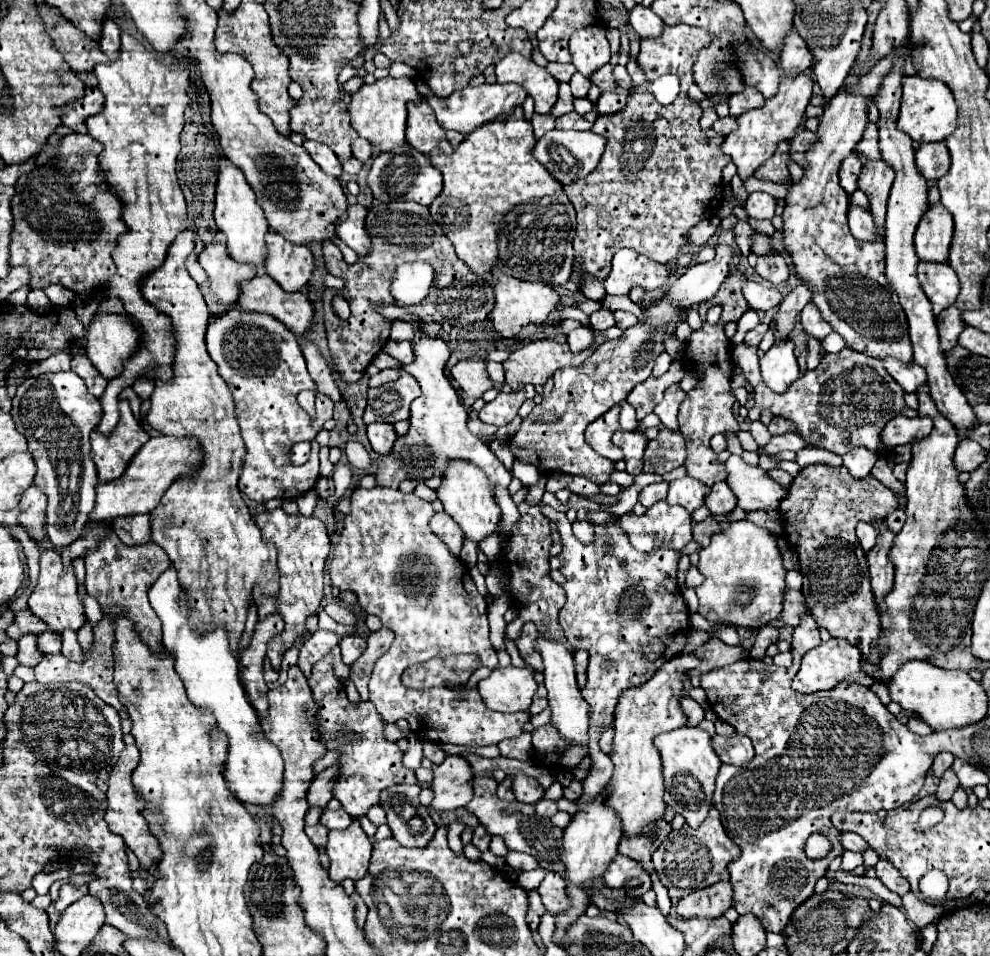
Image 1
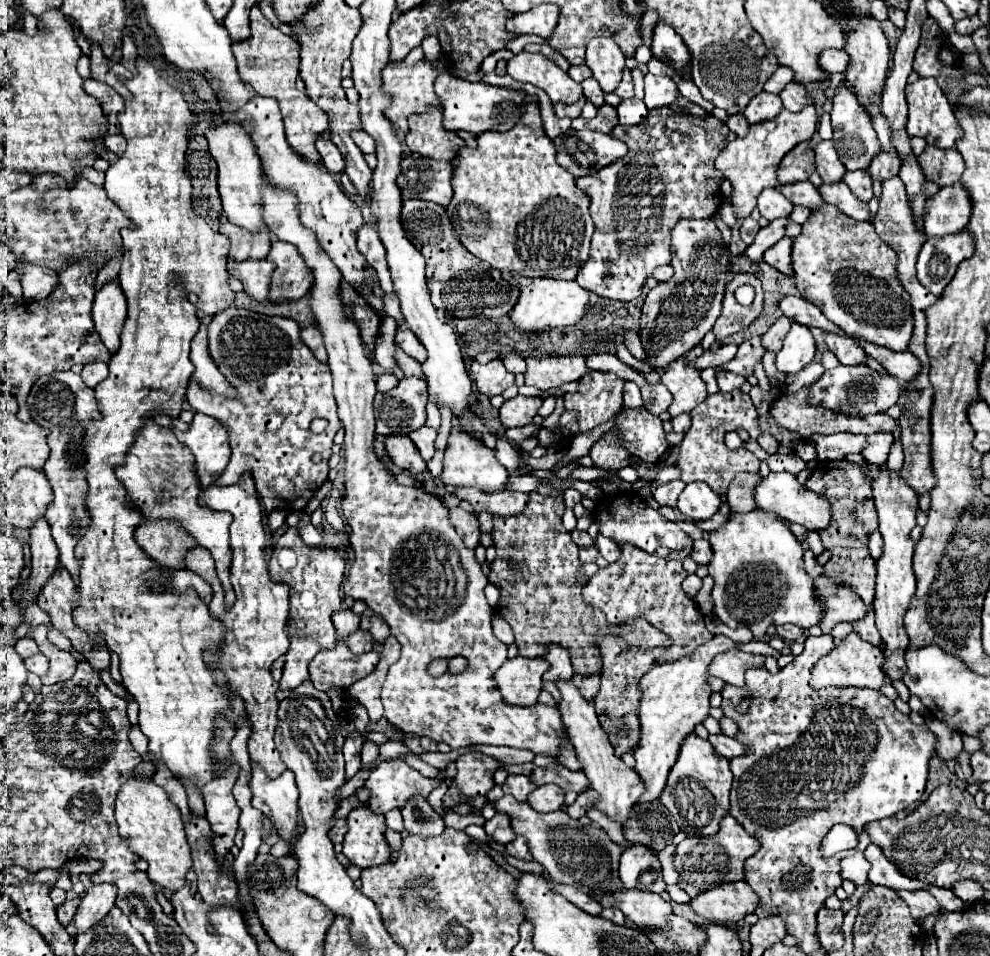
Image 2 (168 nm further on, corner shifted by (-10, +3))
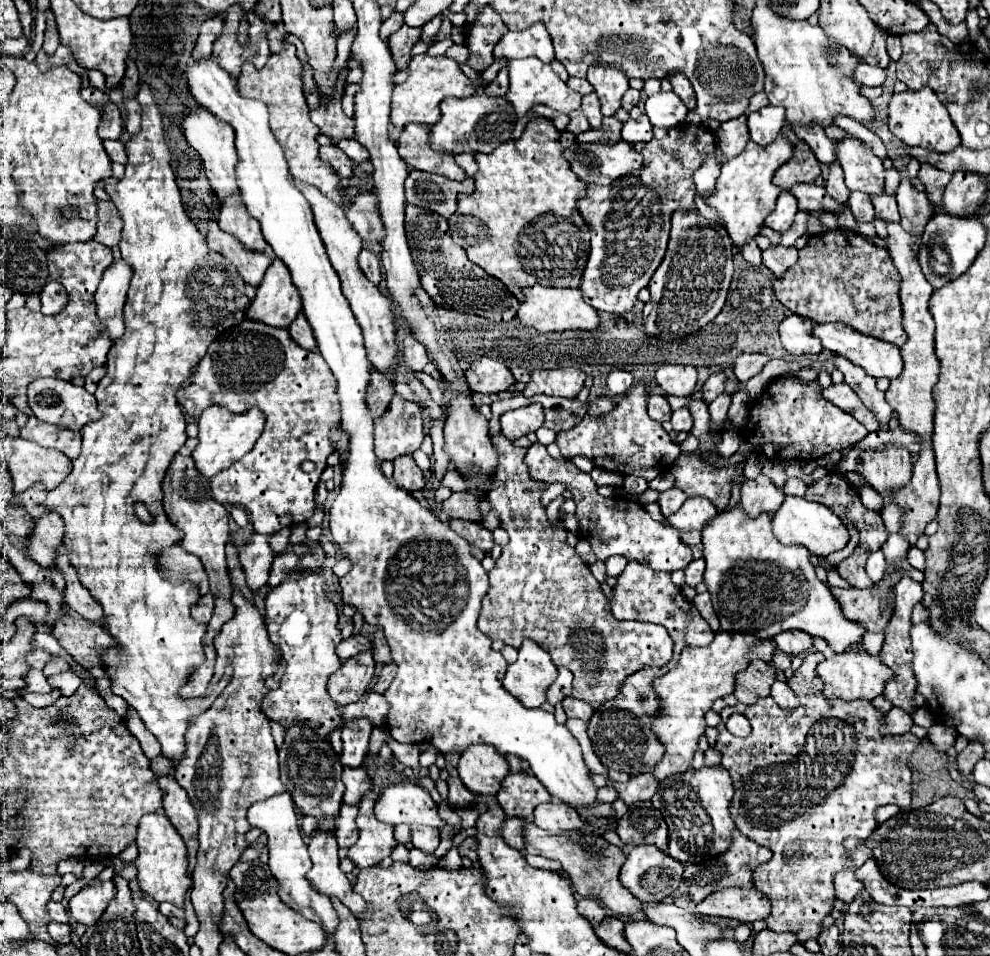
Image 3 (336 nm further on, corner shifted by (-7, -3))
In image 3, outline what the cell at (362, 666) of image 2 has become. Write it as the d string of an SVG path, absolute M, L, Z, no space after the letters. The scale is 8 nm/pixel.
M371 652L357 654L341 664L341 668L329 676L327 692L337 704L357 702L369 688L375 674L375 660Z

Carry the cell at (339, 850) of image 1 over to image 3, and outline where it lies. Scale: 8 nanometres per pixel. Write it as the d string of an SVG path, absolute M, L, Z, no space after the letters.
M367 792L359 804L359 814L357 814L359 840L349 848L347 854L357 868L377 866L397 846L393 838L393 826L379 822L373 814L375 800L377 792Z

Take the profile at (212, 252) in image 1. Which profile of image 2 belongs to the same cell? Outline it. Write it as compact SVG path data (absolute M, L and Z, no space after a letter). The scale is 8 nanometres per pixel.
M226 214L220 216L220 234L230 240L230 258L234 260L262 260L270 252L270 232L262 228L258 232L248 232L246 228L228 222Z

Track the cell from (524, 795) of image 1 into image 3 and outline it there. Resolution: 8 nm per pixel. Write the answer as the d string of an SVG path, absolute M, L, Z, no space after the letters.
M555 800L539 804L533 812L533 822L551 834L579 830L583 826L583 820L579 818L575 808L567 806L565 802L555 802Z

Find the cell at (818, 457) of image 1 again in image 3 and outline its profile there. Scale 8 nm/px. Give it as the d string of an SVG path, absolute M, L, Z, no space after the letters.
M869 484L860 488L859 498L861 498L861 502L863 502L867 508L871 508L871 510L881 510L879 506L881 506L883 502L881 502L879 494L875 494L875 490L873 490Z

